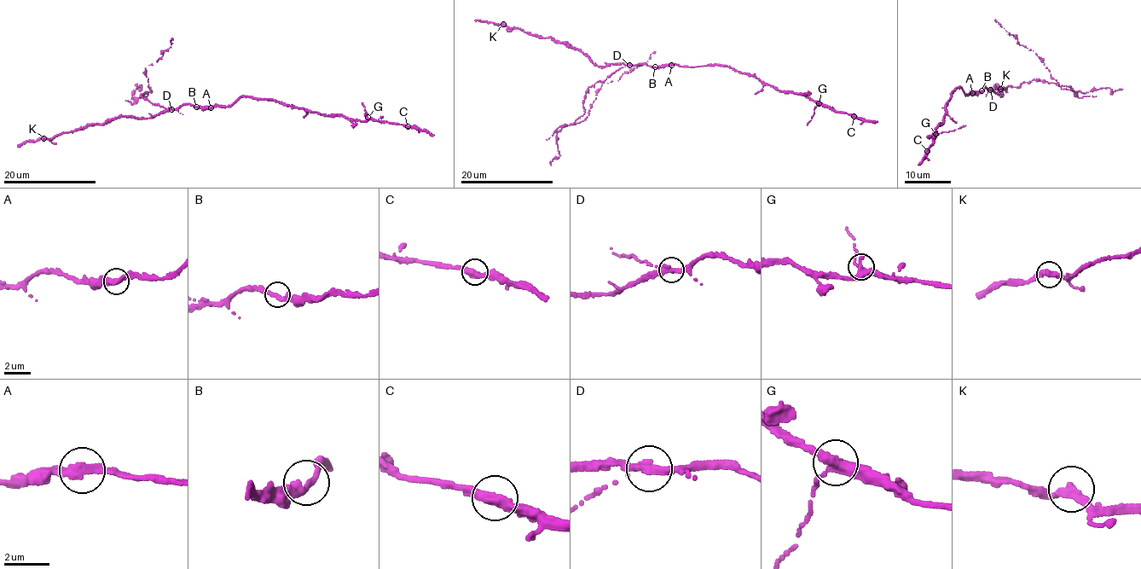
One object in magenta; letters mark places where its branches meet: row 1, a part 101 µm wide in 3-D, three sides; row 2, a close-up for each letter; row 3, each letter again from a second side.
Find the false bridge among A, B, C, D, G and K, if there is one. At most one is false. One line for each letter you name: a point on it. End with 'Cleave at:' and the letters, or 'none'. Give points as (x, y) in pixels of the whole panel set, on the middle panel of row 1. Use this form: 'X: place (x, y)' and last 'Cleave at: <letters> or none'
D: place (629, 65)
Cleave at: D

